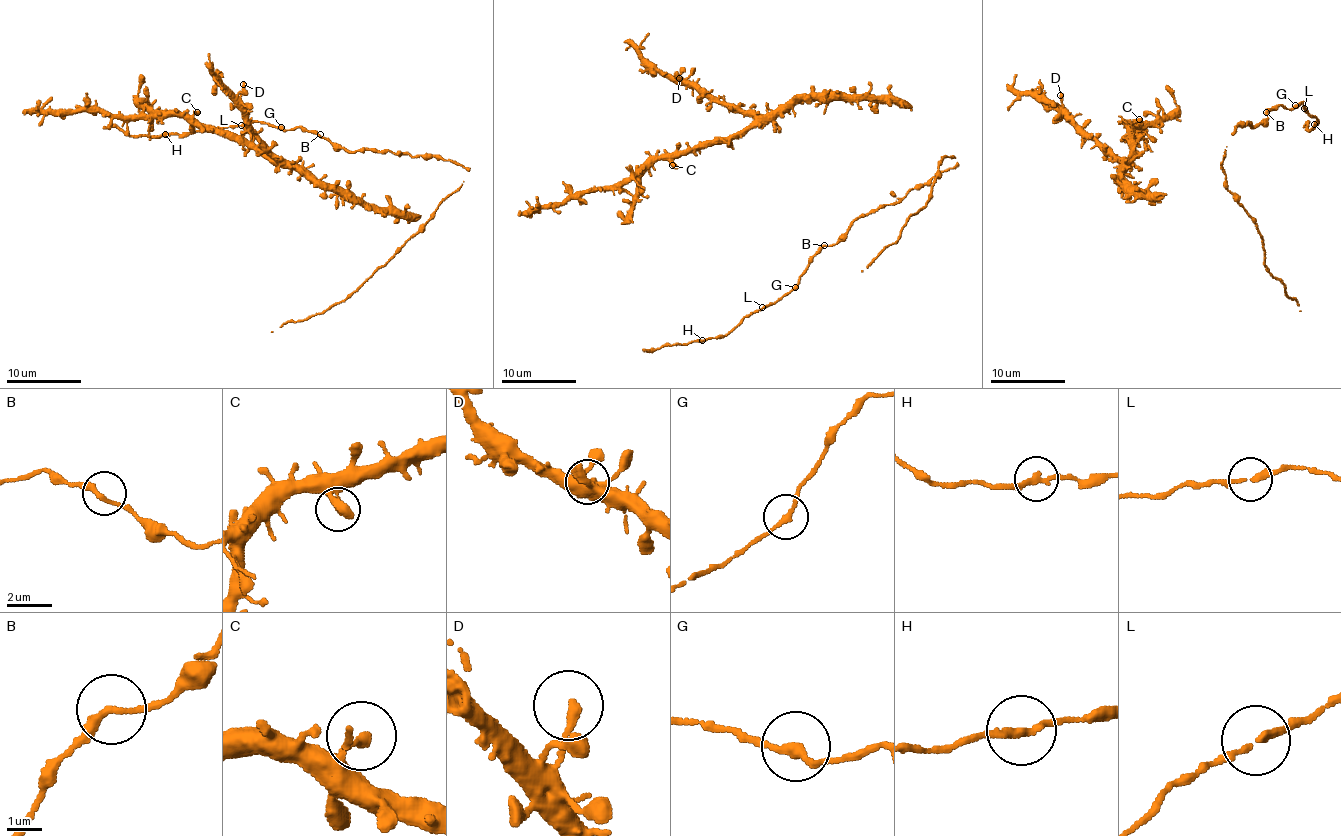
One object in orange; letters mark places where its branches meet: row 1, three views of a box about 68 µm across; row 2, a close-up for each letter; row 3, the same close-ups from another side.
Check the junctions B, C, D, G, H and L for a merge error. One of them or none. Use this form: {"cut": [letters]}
{"cut": []}

